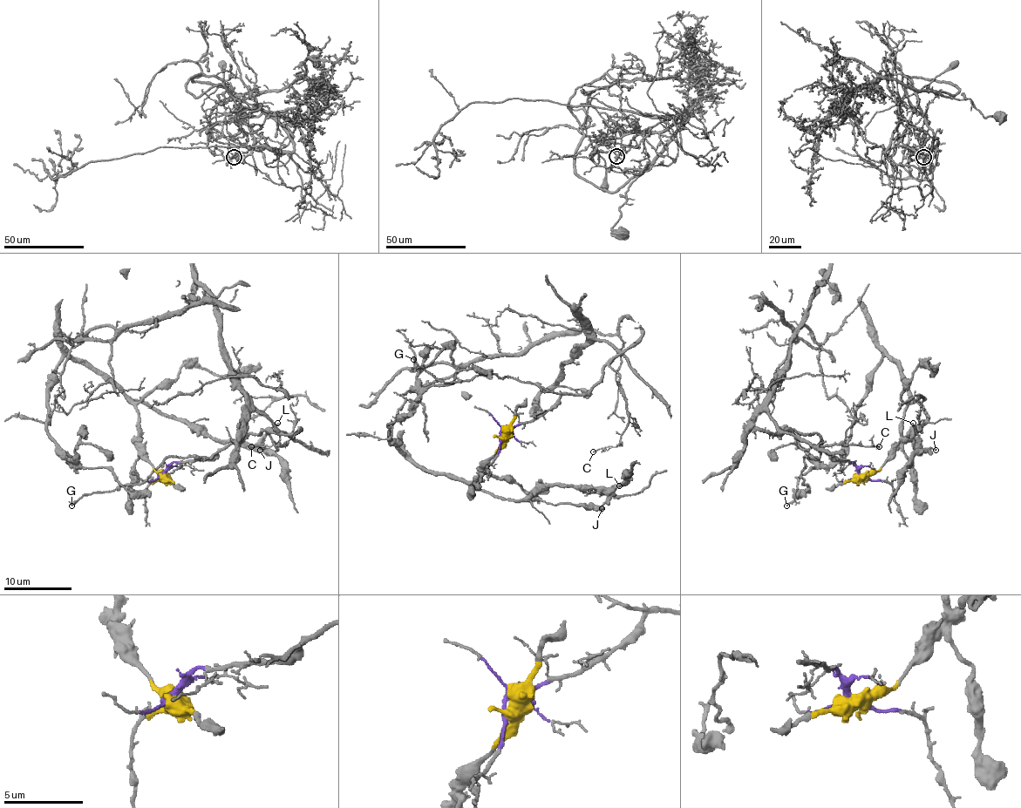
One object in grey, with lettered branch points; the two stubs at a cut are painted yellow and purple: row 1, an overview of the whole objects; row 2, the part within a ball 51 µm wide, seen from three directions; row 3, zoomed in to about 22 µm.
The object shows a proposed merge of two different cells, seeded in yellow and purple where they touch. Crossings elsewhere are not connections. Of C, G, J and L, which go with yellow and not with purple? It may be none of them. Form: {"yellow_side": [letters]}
{"yellow_side": ["J", "L"]}

